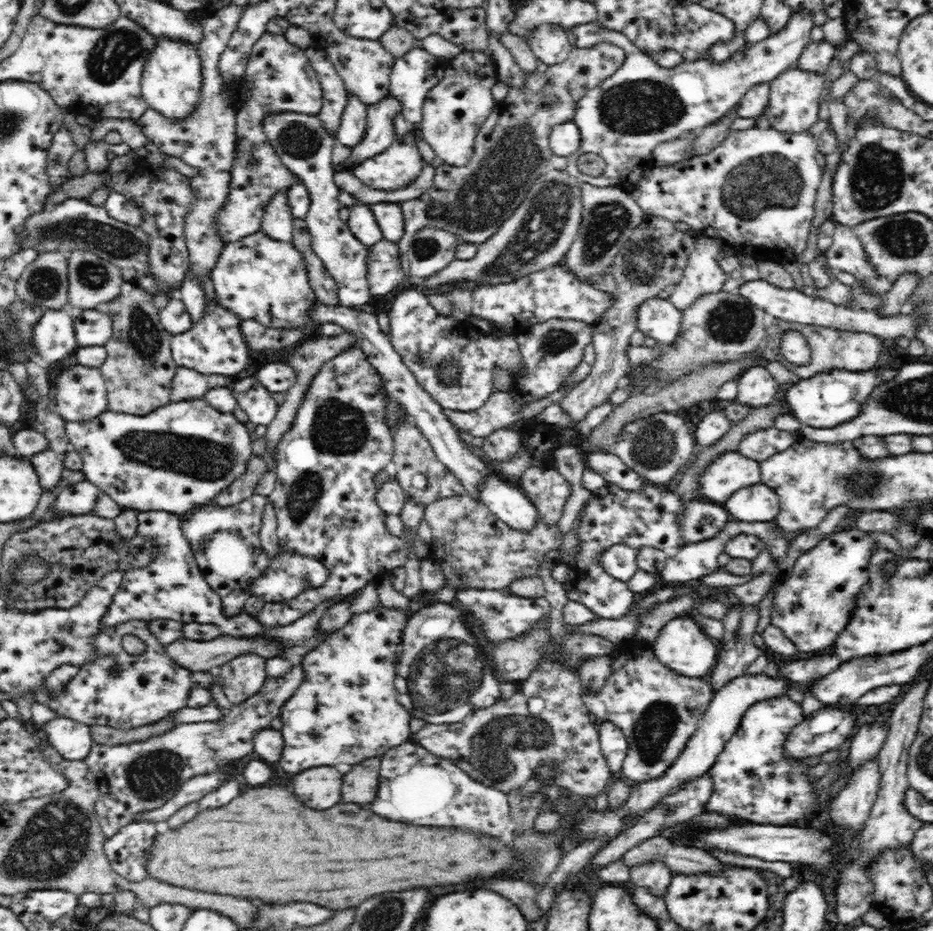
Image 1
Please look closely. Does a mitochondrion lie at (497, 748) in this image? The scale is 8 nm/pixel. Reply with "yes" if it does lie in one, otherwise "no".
yes

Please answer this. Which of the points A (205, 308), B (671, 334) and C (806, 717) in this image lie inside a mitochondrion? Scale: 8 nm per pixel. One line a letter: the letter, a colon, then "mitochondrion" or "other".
A: other
B: other
C: other

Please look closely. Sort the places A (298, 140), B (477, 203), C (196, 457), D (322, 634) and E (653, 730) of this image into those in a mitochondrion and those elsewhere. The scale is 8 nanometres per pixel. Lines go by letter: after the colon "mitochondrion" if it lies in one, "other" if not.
A: mitochondrion
B: mitochondrion
C: mitochondrion
D: other
E: mitochondrion

